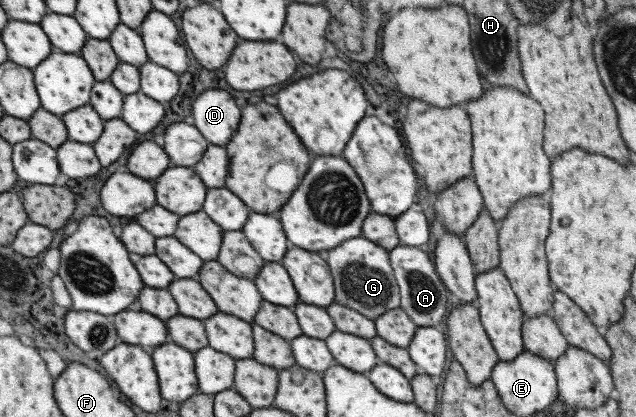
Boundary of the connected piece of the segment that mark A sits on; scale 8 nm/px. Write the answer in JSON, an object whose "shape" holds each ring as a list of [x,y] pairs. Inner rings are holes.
{"shape":[[[398,245],[387,251],[400,294],[400,308],[417,327],[434,327],[446,312],[446,287],[436,274],[428,254],[418,248]]]}

